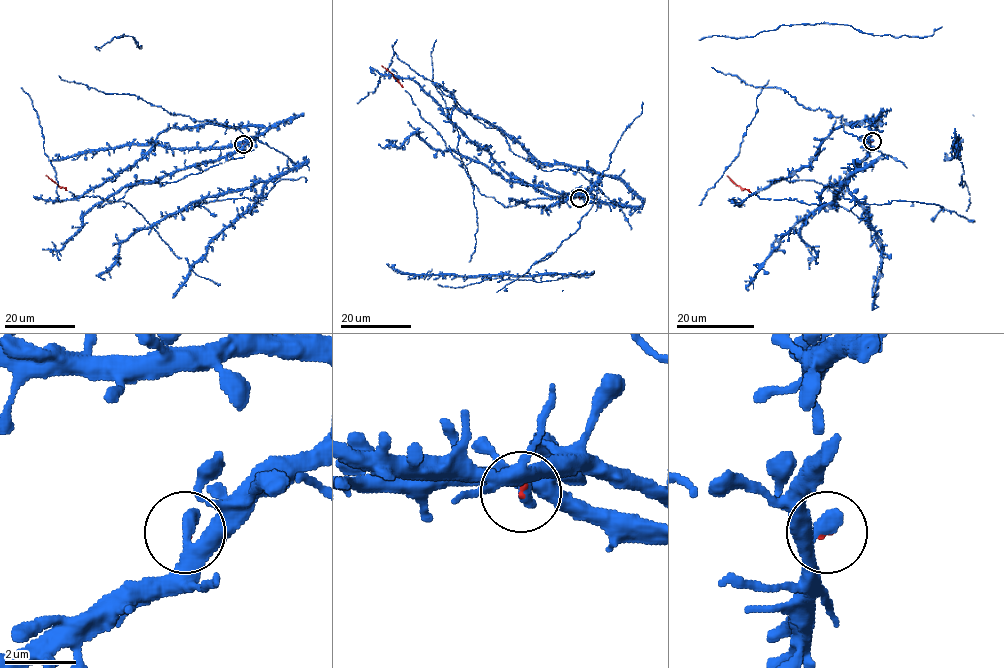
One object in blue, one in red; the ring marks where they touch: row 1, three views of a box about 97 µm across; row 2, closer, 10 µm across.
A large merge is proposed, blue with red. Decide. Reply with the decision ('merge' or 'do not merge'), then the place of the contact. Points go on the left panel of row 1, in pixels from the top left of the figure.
merge; place (243, 144)

